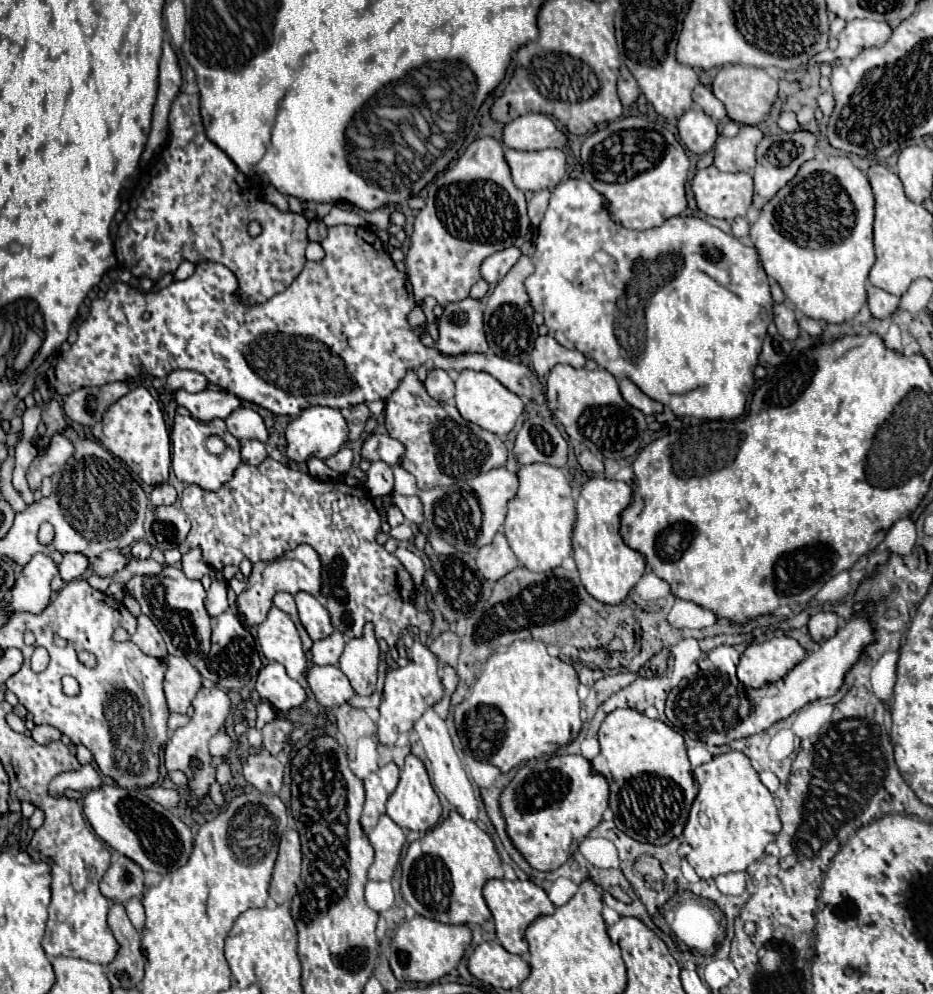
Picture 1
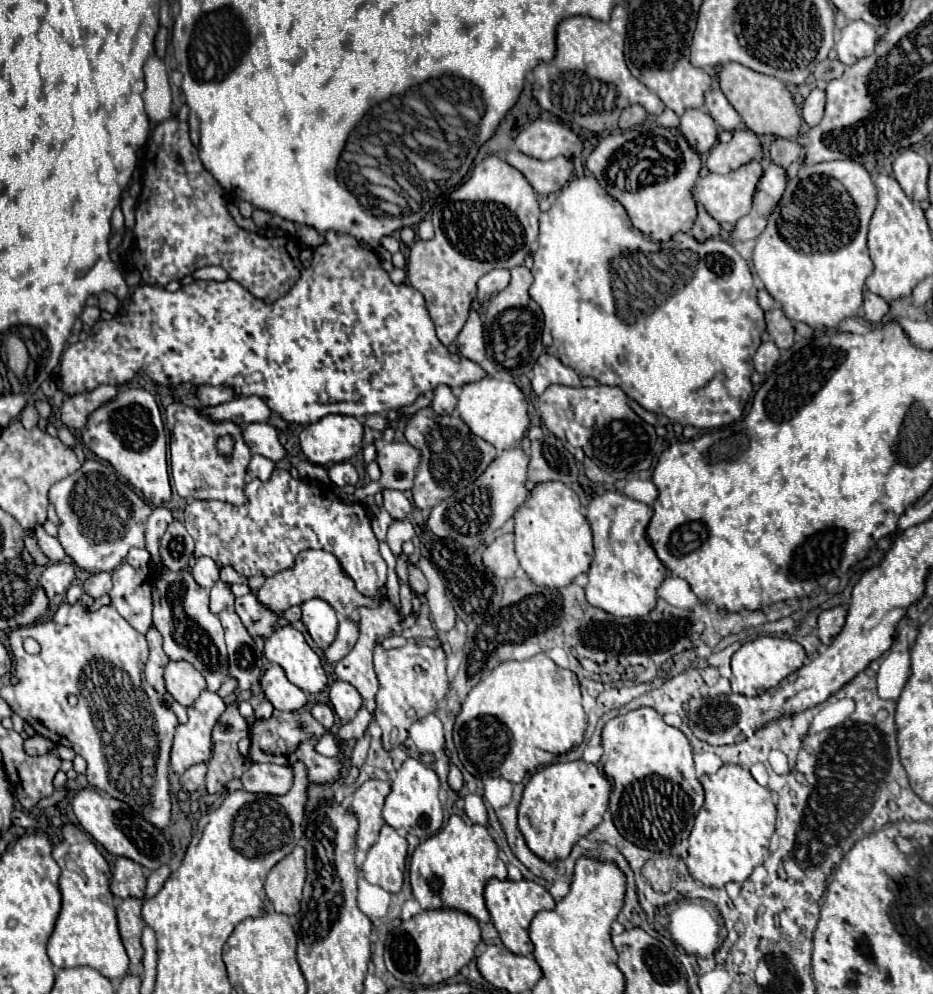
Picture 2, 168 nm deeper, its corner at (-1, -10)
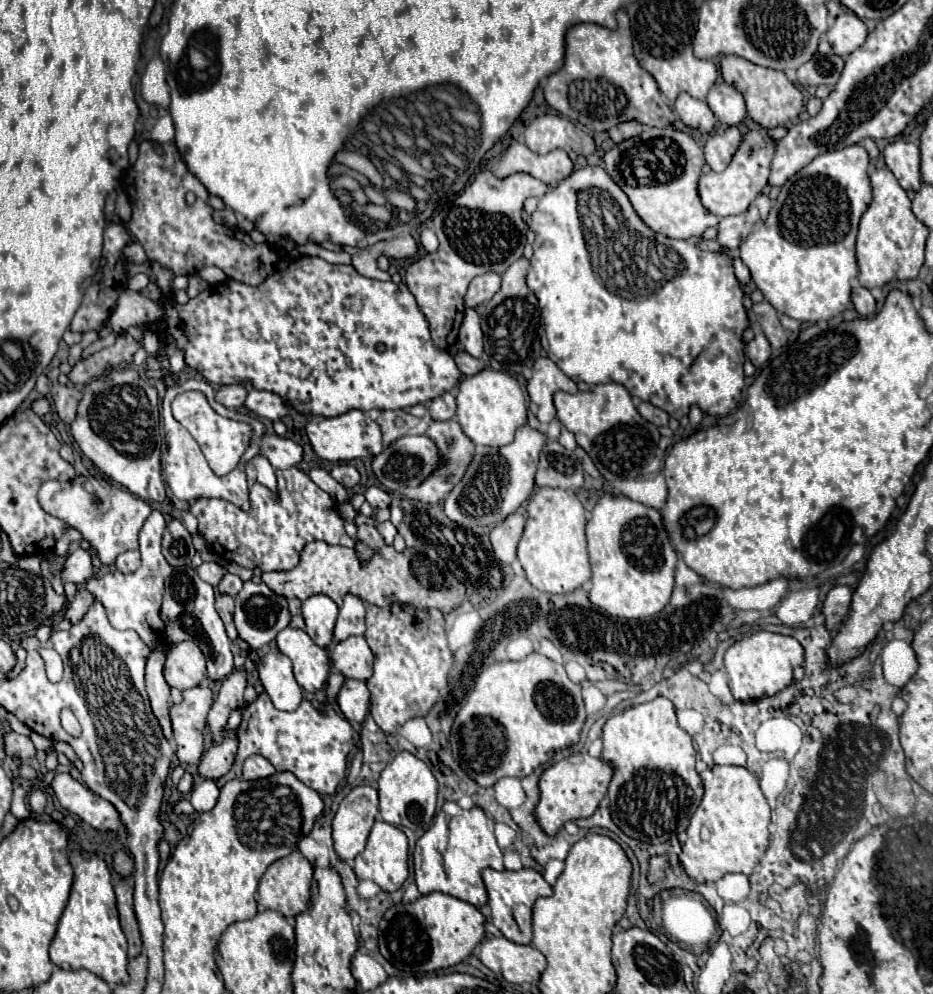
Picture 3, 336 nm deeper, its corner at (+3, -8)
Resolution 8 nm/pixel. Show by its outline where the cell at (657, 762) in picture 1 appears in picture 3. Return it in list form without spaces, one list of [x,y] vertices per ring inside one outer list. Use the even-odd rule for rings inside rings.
[[[656,697],[650,703],[642,703],[622,713],[616,713],[606,721],[602,741],[604,741],[602,759],[614,769],[614,777],[608,787],[610,815],[612,821],[622,829],[622,833],[644,843],[660,845],[670,841],[678,833],[686,831],[690,817],[694,815],[694,811],[702,801],[704,787],[694,767],[696,751],[692,747],[692,739],[684,729],[678,727],[674,705],[664,697]]]

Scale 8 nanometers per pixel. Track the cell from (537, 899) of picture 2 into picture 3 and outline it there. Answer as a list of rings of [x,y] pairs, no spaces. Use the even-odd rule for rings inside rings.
[[[484,869],[482,877],[488,891],[488,905],[492,909],[494,927],[498,927],[506,939],[518,945],[528,945],[532,941],[532,905],[538,897],[552,895],[552,887],[534,869],[522,869],[522,871]]]

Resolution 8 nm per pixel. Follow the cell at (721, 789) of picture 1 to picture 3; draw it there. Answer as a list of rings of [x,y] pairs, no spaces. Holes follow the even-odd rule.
[[[714,765],[700,773],[704,799],[688,825],[688,841],[682,845],[680,863],[686,875],[698,883],[718,881],[726,873],[750,875],[768,849],[770,807],[756,775],[746,767]]]

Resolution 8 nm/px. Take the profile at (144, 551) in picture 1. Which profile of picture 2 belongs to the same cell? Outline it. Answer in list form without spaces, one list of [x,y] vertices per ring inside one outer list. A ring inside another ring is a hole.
[[[130,549],[130,553],[126,555],[126,563],[130,563],[132,567],[144,567],[150,561],[150,553],[146,549]]]

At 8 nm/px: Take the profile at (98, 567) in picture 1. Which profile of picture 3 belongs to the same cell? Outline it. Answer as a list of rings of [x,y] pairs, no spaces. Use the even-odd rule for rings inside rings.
[[[80,587],[78,593],[76,593],[74,603],[70,605],[70,609],[68,609],[68,613],[66,613],[66,617],[68,617],[72,623],[78,623],[78,621],[84,617],[84,613],[88,611],[88,607],[90,607],[92,603],[94,603],[94,595],[92,595],[86,587]]]

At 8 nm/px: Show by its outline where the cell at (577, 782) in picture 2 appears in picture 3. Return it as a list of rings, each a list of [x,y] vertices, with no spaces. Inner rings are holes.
[[[588,753],[570,755],[550,765],[548,769],[544,769],[538,781],[540,799],[534,807],[534,817],[540,829],[546,835],[556,835],[566,821],[590,817],[598,809],[598,803],[602,801],[602,797],[606,795],[610,779],[612,779],[612,767],[606,765],[602,759],[590,757]]]

